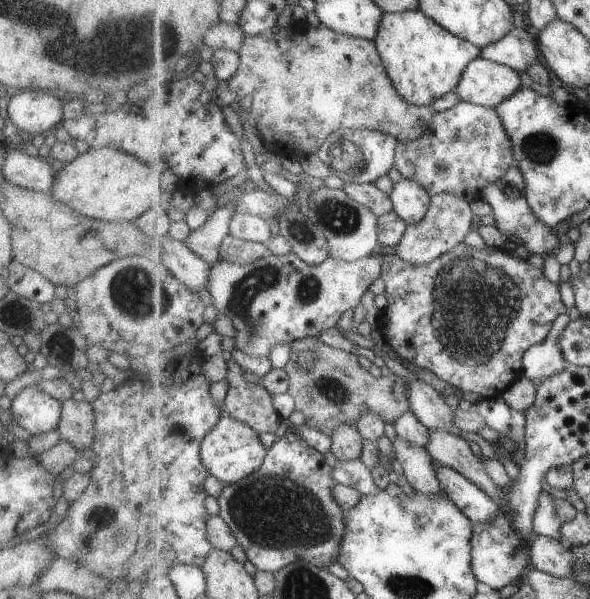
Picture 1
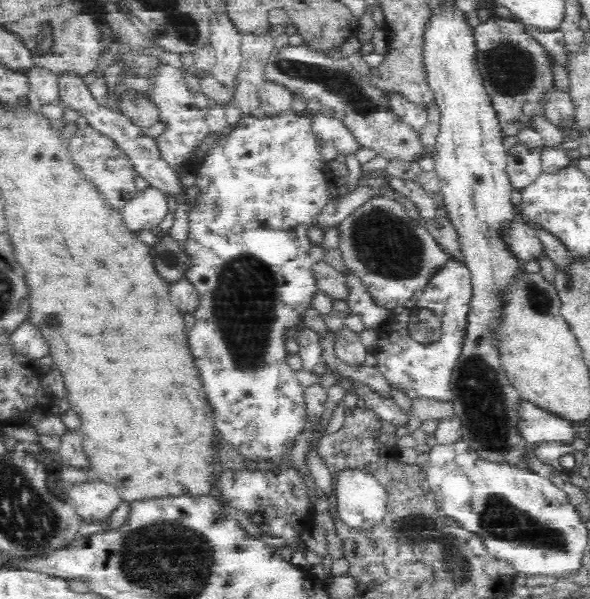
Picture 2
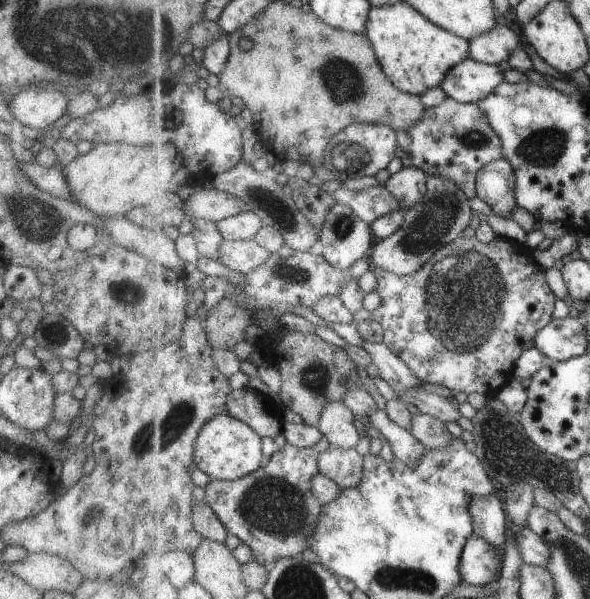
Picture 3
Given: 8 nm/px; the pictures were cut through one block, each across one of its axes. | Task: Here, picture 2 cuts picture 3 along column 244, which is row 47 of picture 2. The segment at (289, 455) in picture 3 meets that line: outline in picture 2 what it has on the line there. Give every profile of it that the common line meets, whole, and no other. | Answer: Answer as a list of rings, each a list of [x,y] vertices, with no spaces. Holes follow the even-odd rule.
[[[491,16],[474,28],[477,60],[485,90],[492,99],[494,111],[501,123],[504,136],[516,136],[520,122],[532,127],[535,116],[543,116],[540,97],[554,86],[549,53],[525,31],[522,22]]]

